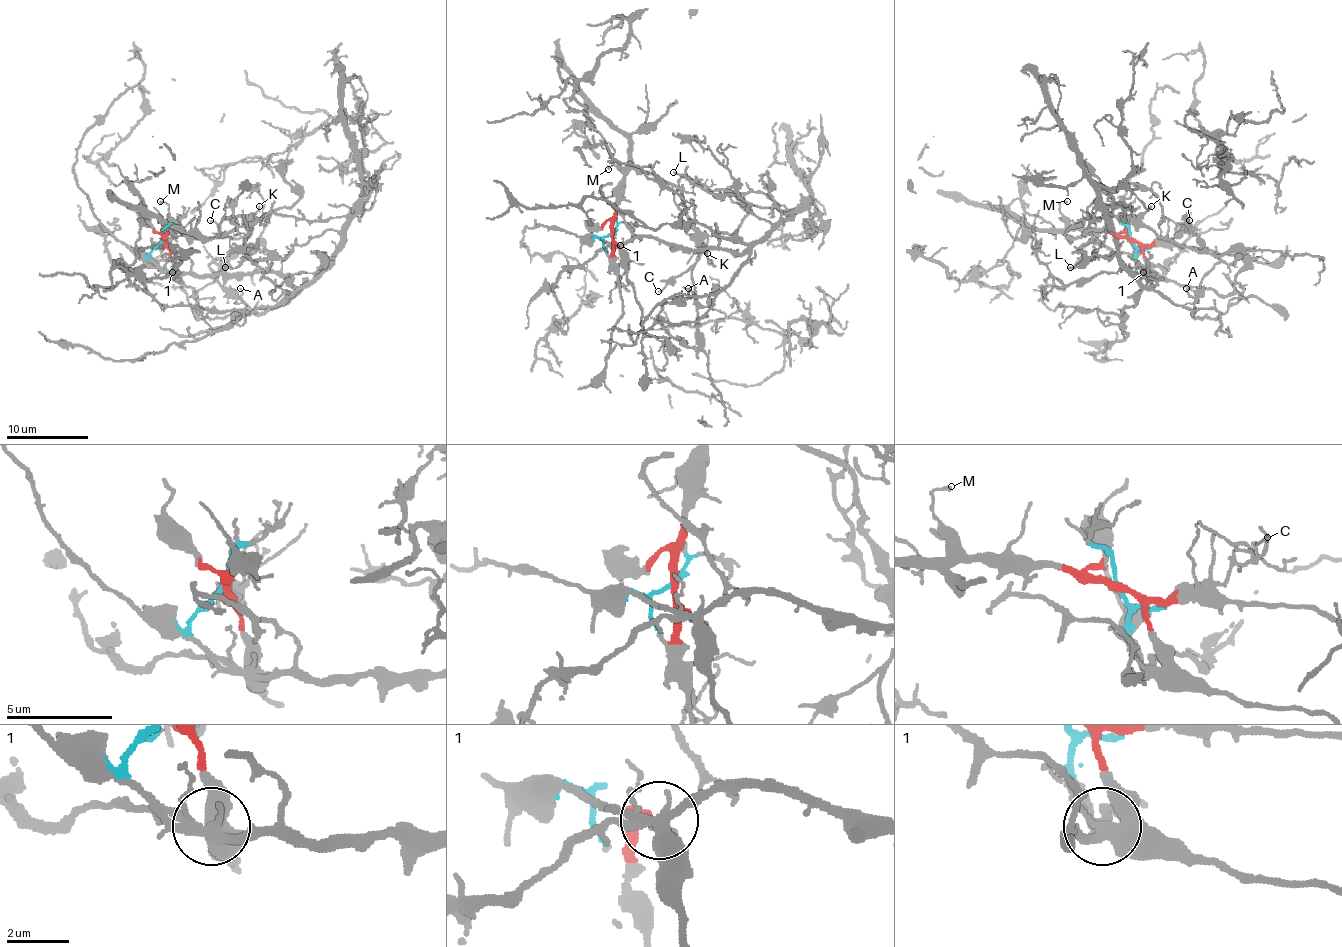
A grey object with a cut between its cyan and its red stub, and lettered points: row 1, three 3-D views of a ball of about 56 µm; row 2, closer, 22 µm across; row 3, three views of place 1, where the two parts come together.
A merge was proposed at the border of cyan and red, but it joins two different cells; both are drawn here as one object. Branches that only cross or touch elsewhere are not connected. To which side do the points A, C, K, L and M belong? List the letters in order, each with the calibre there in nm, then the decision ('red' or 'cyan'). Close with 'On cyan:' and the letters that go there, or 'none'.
A: calibre 110 nm; cyan
C: calibre 110 nm; red
K: calibre 170 nm; red
L: calibre 110 nm; cyan
M: calibre 120 nm; red
On cyan: A, L

